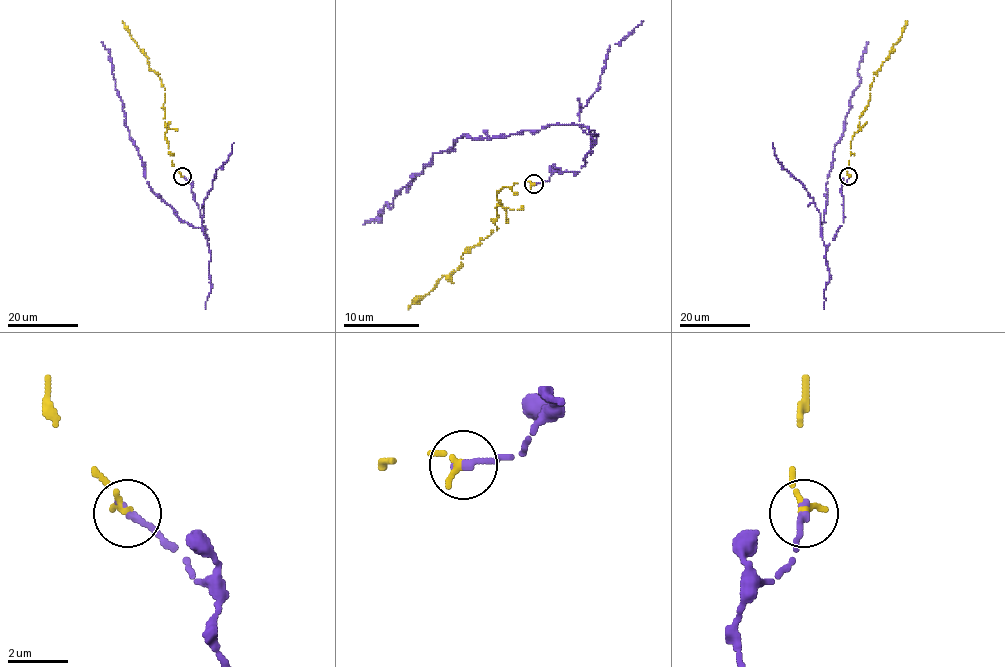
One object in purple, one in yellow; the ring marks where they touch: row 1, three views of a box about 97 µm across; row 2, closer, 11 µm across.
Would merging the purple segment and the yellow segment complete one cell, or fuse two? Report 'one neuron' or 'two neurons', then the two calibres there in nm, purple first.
two neurons; 280 nm thick on the purple side, 280 nm on the other

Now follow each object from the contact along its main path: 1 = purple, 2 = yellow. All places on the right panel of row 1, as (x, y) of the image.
1: (848, 176), (840, 192), (843, 222), (826, 246), (821, 235), (826, 185), (868, 42)
2: (848, 176), (850, 143), (859, 128), (860, 116), (868, 105), (874, 74), (901, 36), (907, 20)

